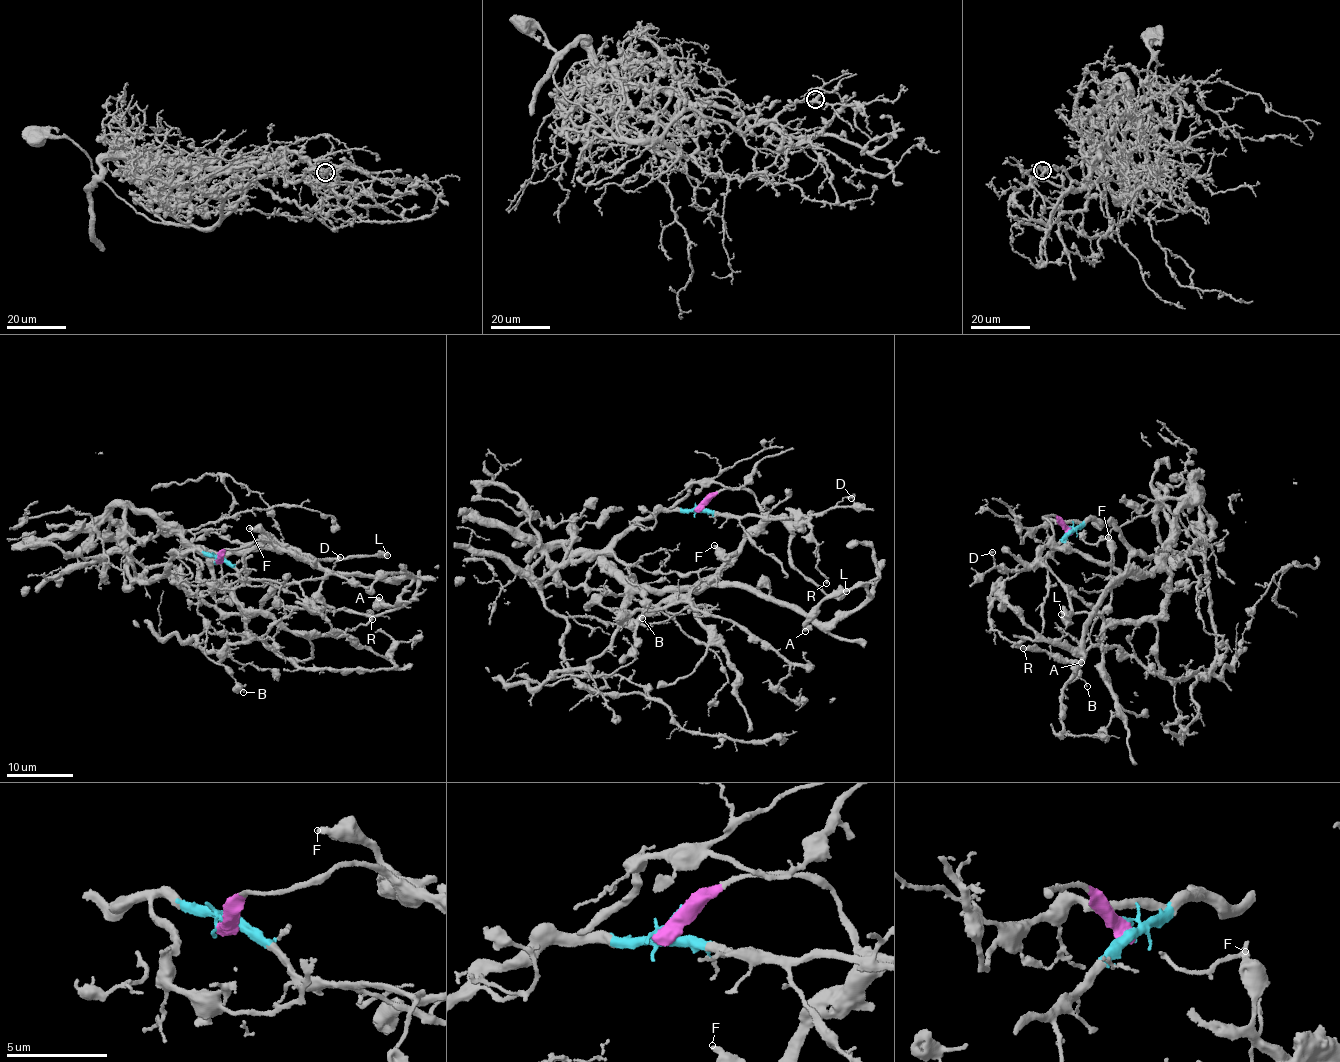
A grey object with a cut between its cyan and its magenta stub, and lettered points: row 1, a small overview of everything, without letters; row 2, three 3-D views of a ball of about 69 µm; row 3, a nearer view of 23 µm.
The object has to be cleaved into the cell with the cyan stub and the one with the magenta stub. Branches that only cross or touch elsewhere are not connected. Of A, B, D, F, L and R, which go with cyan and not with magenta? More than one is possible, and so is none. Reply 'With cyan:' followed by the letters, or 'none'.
With cyan: B, D, R

